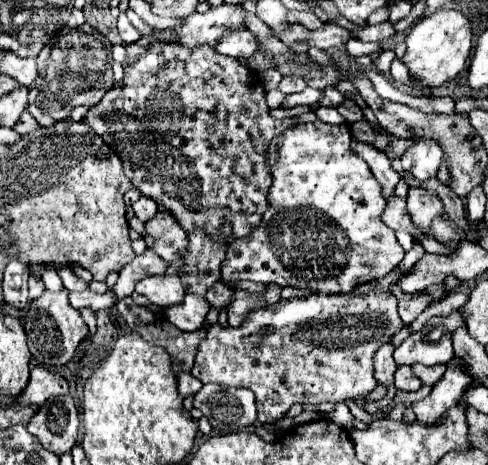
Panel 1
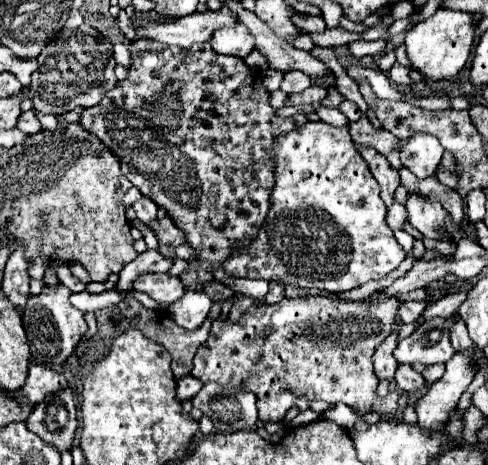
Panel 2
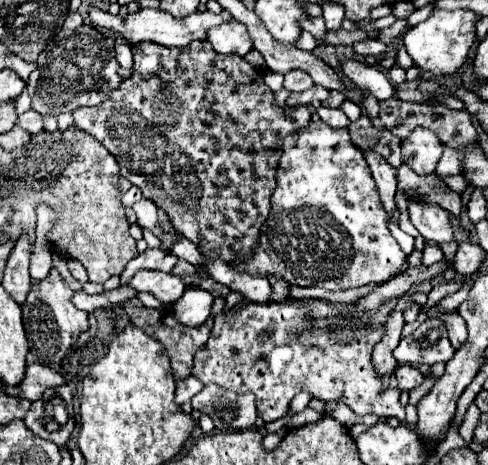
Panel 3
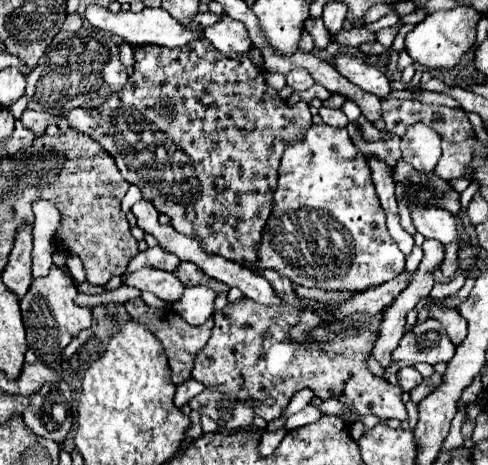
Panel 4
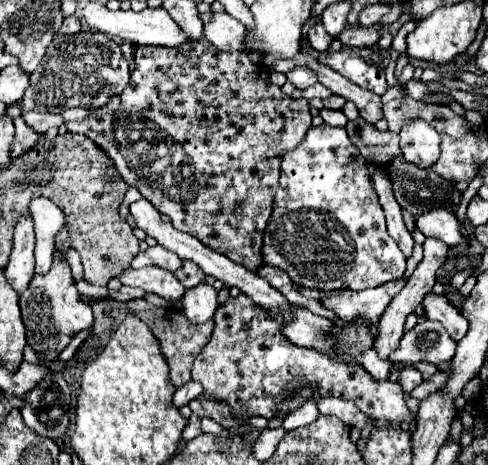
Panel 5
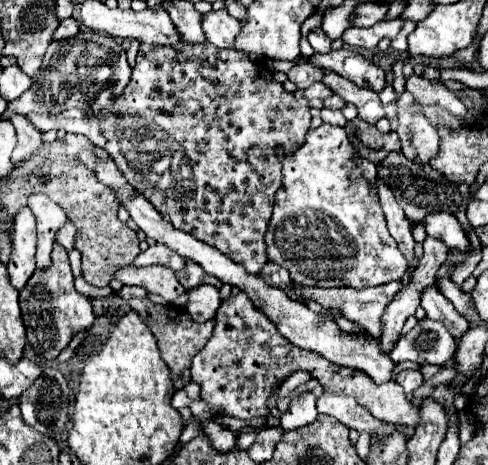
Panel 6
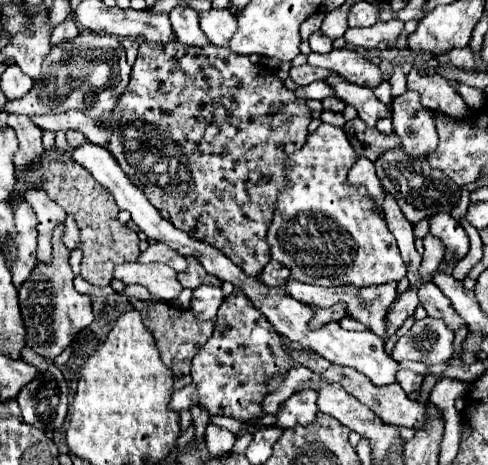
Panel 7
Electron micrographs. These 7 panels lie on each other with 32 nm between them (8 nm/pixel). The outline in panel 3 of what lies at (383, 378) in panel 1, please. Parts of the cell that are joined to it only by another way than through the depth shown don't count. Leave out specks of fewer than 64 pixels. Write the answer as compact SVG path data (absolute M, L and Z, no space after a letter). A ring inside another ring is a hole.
M432 280L422 282L422 284L414 286L408 294L400 296L396 310L390 314L390 320L388 320L388 324L386 324L386 336L376 344L374 354L372 354L374 368L376 368L376 374L378 374L380 378L384 378L384 376L392 376L394 370L396 370L396 366L398 366L396 360L392 358L392 350L394 350L394 348L398 346L398 342L400 342L400 332L402 332L402 326L404 326L402 310L404 310L410 302L414 302L414 300L410 298L410 294L414 294L416 290L428 294L428 292L432 290Z

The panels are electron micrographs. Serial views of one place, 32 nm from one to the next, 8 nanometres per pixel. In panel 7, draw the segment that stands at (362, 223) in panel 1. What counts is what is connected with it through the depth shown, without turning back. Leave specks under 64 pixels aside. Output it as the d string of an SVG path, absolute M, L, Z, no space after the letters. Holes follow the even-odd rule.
M320 124L314 132L308 134L306 144L286 160L286 188L278 194L274 204L274 218L268 228L266 240L270 246L270 258L286 266L292 272L294 280L302 284L316 286L340 286L352 284L356 288L398 282L406 276L406 264L396 248L396 240L390 234L382 212L372 204L372 198L364 188L348 184L348 168L358 160L354 148L350 146L346 134L338 126Z

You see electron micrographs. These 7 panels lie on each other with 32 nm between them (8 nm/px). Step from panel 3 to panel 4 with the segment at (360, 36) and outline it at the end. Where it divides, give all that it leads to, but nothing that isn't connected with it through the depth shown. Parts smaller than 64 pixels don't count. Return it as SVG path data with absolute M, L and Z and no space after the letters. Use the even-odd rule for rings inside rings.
M356 26L352 30L340 30L338 34L330 34L330 42L338 42L342 46L358 46L358 44L374 42L374 40L376 40L376 34L362 26Z

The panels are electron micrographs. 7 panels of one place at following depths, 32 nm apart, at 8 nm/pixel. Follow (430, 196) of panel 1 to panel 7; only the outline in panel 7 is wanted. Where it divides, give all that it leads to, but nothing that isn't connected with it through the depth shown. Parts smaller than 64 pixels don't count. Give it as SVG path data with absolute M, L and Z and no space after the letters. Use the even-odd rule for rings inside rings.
M448 212L434 214L428 220L430 220L430 230L428 232L444 242L446 252L456 254L456 256L466 256L468 254L468 248L470 248L468 234Z

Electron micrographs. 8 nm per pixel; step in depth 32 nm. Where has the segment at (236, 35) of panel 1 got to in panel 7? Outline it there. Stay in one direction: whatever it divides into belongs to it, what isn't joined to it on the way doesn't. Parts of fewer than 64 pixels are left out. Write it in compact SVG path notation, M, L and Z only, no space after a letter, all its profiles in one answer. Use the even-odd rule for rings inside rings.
M208 10L200 12L200 28L214 46L228 46L236 32L236 16L228 10Z

